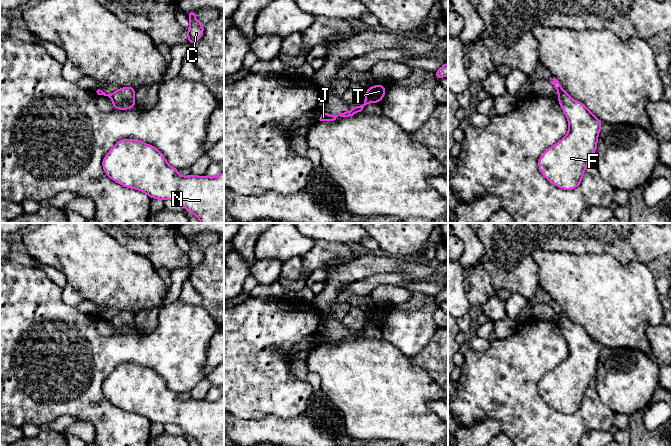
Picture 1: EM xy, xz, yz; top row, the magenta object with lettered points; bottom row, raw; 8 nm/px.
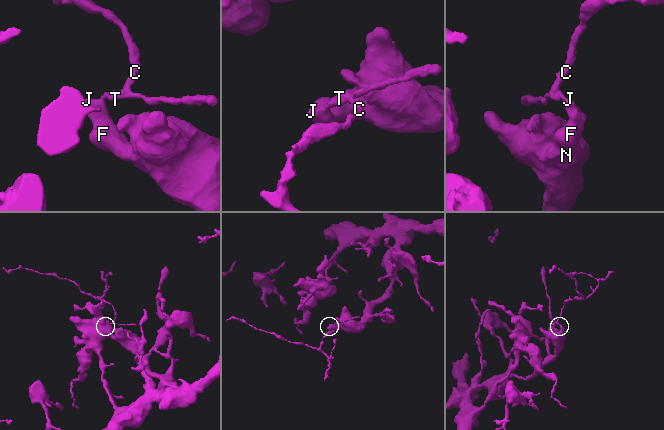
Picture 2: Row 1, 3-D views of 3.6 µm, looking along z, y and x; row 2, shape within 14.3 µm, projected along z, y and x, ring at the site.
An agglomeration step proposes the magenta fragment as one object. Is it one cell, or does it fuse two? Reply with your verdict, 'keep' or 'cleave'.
cleave

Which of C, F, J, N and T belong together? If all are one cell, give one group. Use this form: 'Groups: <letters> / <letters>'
Groups: C T / F J N

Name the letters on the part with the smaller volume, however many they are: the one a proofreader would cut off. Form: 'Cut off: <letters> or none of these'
Cut off: C, T

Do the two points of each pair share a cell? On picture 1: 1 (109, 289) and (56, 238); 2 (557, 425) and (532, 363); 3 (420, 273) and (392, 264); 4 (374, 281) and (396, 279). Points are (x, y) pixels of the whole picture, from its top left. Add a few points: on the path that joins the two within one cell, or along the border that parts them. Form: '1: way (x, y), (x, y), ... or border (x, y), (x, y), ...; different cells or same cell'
1: way (96, 276), (68, 248); same cell
2: way (542, 410), (531, 399), (531, 378); same cell
3: way (413, 270), (399, 266); same cell
4: way (379, 279), (391, 279); same cell

